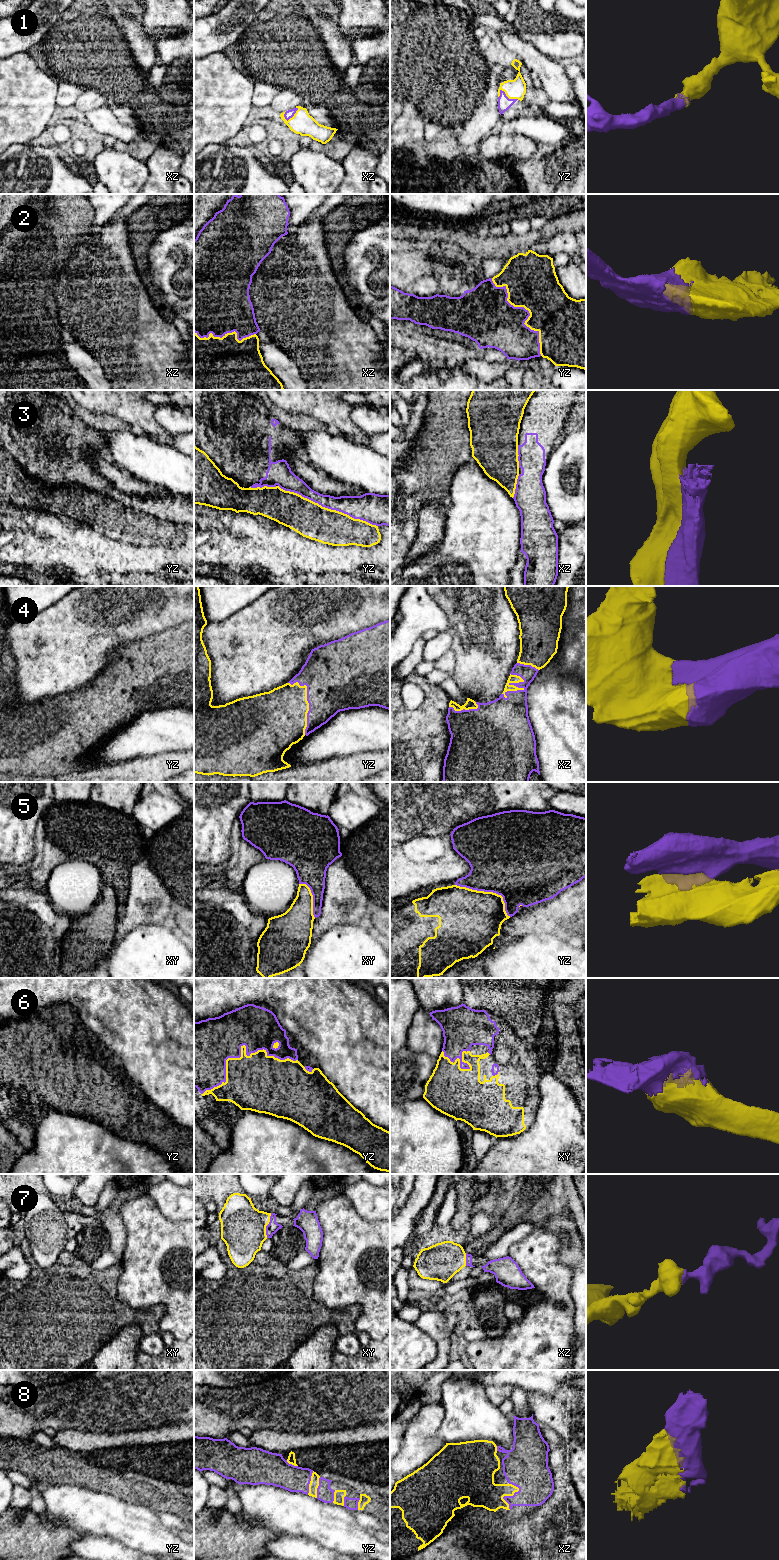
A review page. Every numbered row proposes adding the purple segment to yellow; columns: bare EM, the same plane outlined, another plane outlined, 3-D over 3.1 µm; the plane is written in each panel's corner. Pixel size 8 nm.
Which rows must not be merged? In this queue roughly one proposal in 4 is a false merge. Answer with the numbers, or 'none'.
3, 5

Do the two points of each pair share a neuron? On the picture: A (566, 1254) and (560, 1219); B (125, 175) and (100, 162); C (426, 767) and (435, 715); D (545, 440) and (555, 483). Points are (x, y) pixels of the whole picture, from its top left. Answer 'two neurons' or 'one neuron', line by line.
A: one neuron
B: one neuron
C: one neuron
D: two neurons

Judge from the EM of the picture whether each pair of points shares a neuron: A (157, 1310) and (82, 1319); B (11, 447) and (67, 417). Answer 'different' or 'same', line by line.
A: same
B: same

